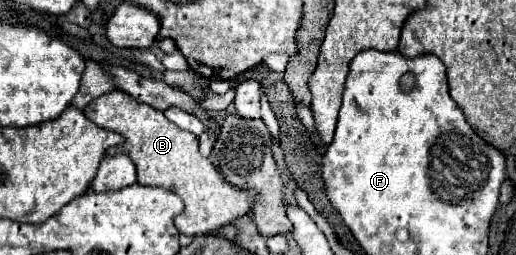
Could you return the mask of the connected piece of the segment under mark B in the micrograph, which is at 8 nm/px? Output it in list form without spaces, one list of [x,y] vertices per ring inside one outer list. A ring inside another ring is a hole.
[[[122,90],[108,92],[92,100],[84,108],[84,114],[94,124],[118,132],[126,138],[122,146],[108,148],[106,154],[130,156],[136,164],[140,184],[166,188],[182,198],[184,212],[174,218],[174,224],[180,234],[200,236],[216,232],[222,226],[232,224],[234,220],[250,214],[254,202],[258,200],[258,194],[254,190],[236,188],[234,184],[226,182],[222,174],[218,174],[212,160],[200,154],[200,142],[194,134],[178,128],[176,124],[170,124],[160,110],[134,100]]]

